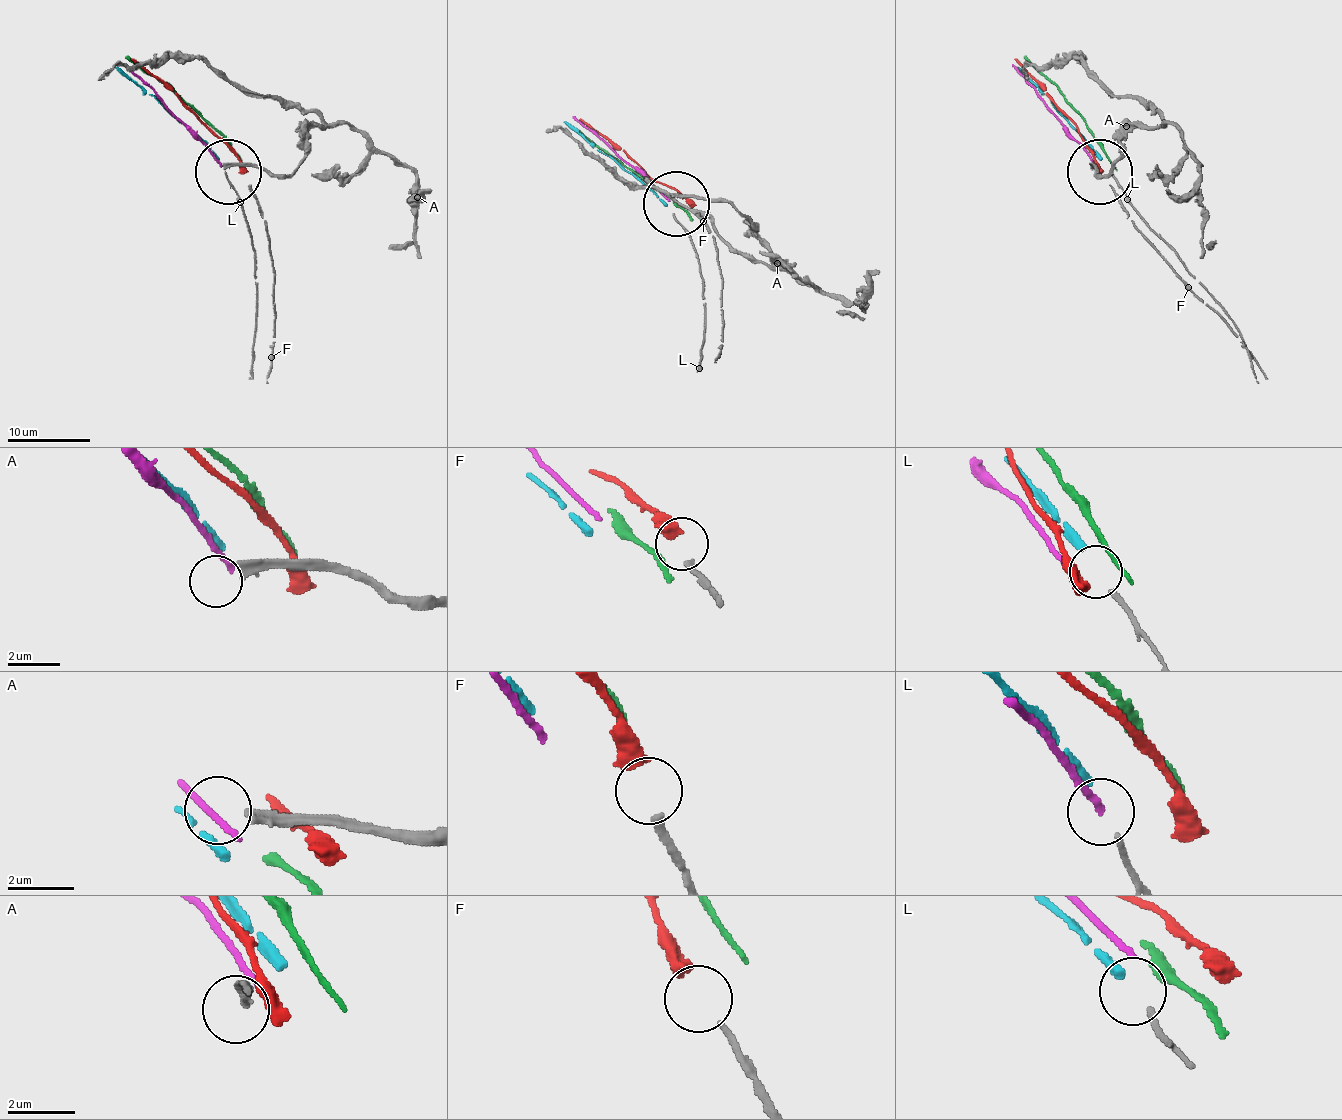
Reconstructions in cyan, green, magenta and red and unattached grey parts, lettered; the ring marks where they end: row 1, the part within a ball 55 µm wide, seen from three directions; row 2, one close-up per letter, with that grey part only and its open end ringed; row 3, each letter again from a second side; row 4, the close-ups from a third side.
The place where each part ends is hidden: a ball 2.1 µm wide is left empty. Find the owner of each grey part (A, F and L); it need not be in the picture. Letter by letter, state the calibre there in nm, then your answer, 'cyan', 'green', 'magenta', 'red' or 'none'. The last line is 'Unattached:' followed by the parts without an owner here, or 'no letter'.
A: 320 nm thick; none
F: 200 nm thick; red
L: 190 nm thick; cyan
Unattached: A

